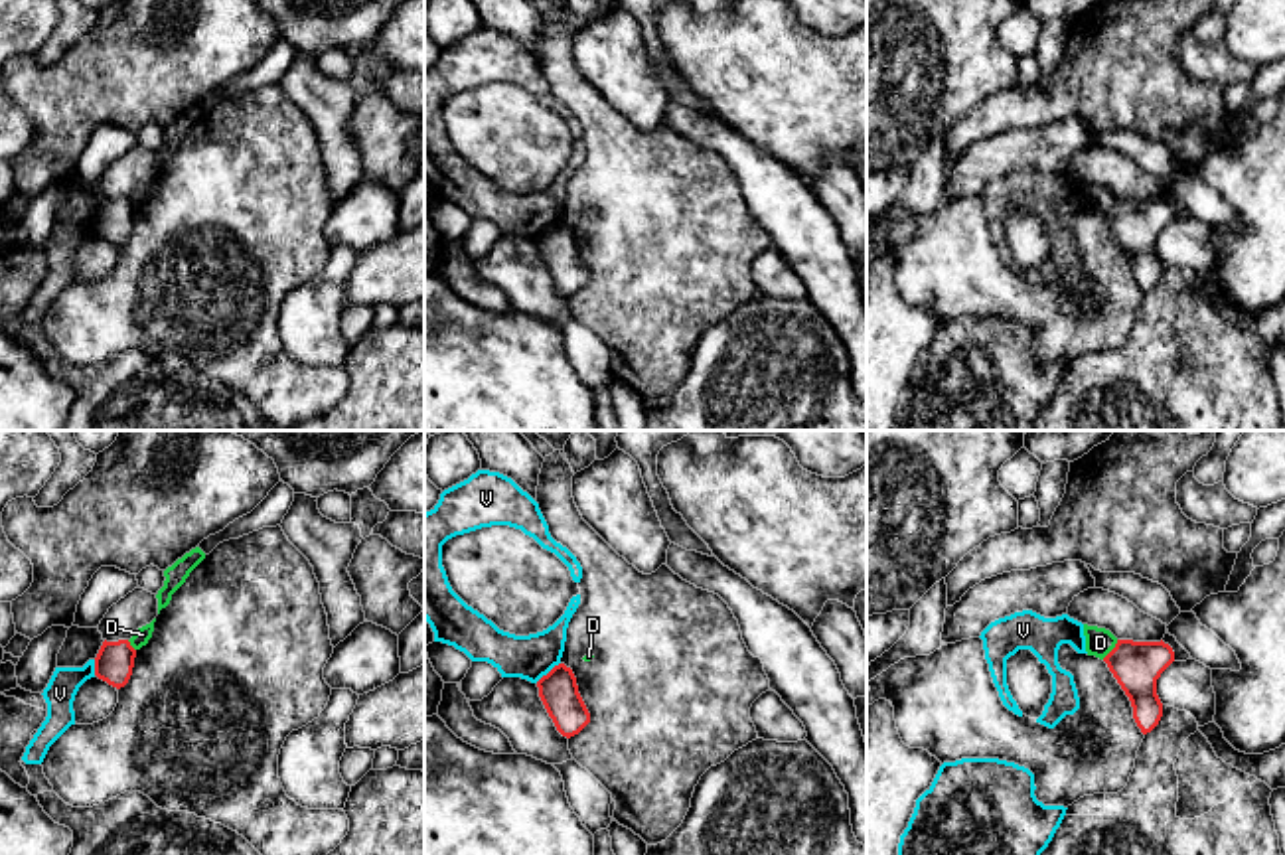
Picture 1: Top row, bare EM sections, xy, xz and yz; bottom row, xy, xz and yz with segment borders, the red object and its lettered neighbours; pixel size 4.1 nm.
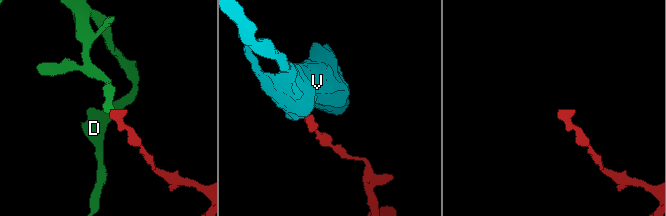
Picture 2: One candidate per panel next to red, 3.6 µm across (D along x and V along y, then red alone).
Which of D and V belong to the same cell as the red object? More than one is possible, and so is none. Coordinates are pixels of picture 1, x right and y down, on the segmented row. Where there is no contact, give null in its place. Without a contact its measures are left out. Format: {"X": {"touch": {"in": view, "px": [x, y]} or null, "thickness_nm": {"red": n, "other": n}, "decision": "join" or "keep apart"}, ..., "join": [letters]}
{"D": {"touch": {"in": "yz", "px": [1112, 650]}, "thickness_nm": {"red": 200, "other": 110}, "decision": "keep apart"}, "V": {"touch": {"in": "xz", "px": [549, 672]}, "thickness_nm": {"red": 160, "other": 180}, "decision": "keep apart"}, "join": []}

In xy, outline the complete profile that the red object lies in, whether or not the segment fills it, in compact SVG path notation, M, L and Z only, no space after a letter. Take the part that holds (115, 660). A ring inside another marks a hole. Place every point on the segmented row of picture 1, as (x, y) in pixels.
M128 640L103 642L95 658L95 675L120 689L128 683L134 667L136 650Z

